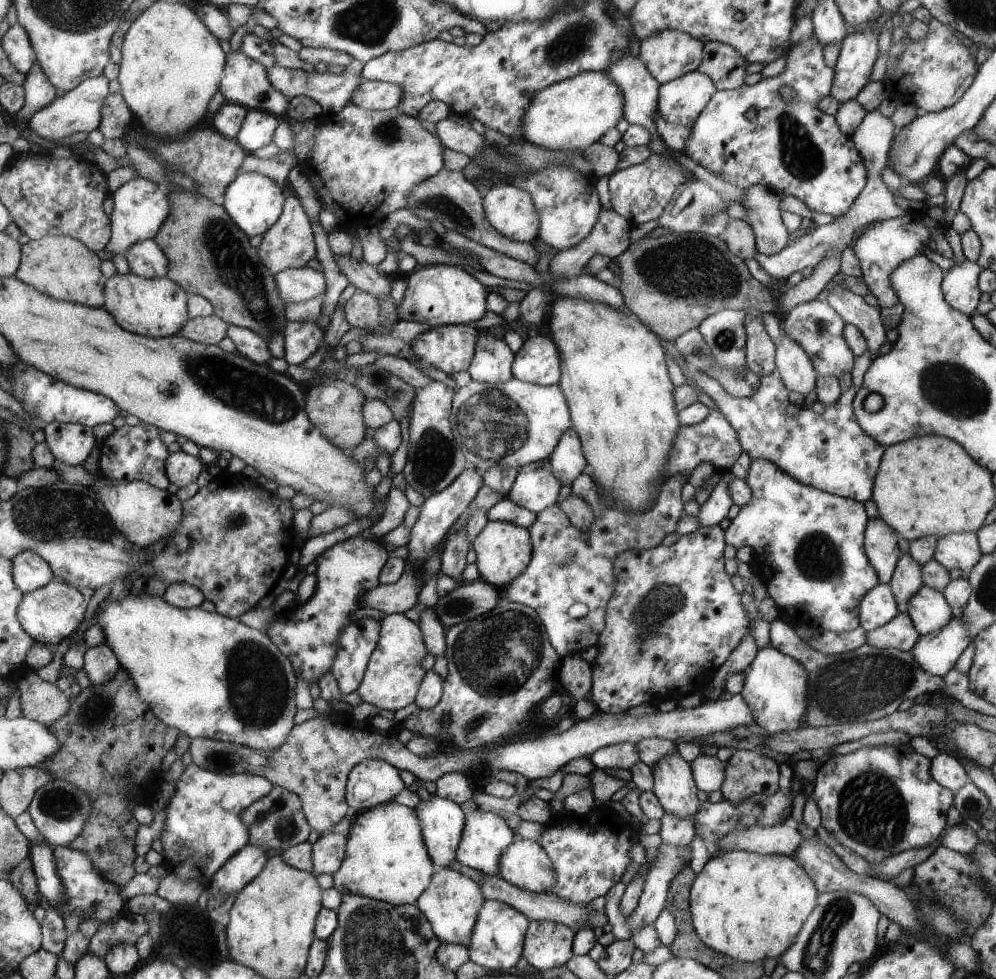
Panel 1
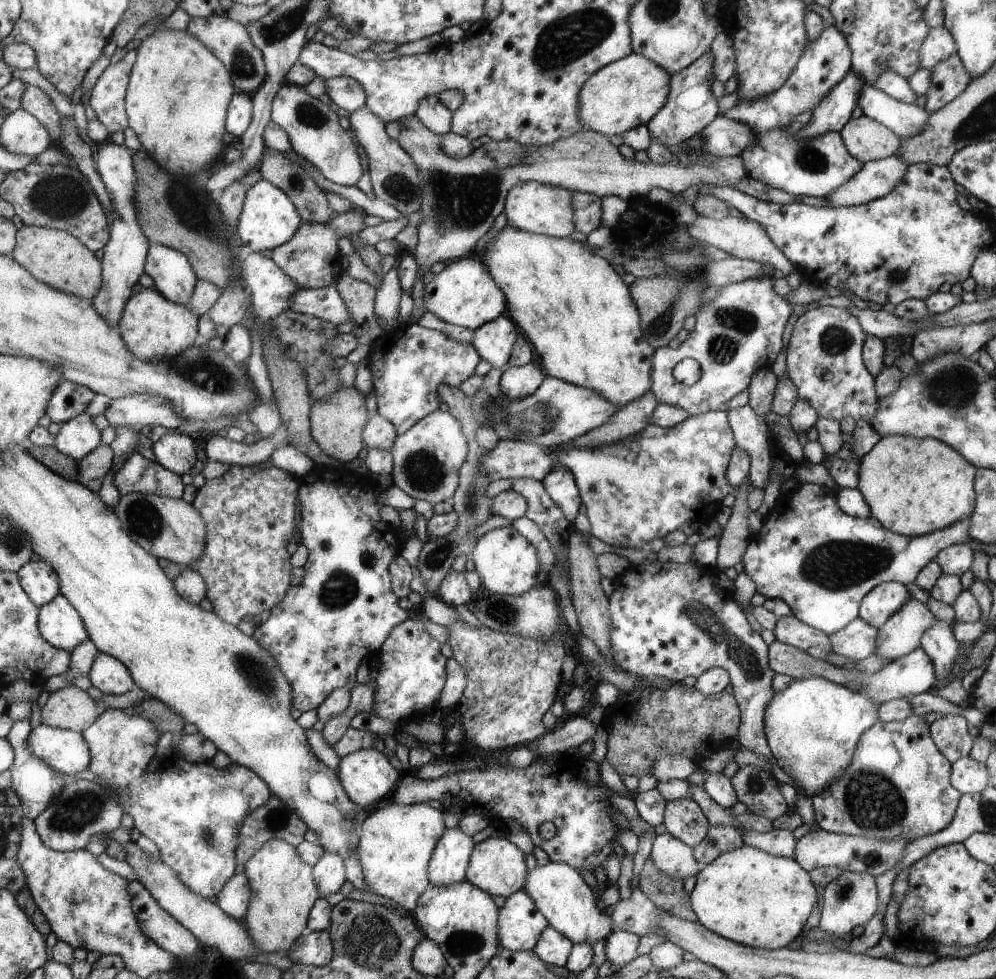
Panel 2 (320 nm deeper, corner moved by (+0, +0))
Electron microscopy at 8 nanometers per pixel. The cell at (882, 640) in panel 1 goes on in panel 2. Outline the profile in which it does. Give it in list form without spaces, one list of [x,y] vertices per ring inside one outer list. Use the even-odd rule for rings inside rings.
[[[857,616],[842,629],[828,635],[831,651],[853,660],[867,658],[877,648],[877,632],[878,629]]]

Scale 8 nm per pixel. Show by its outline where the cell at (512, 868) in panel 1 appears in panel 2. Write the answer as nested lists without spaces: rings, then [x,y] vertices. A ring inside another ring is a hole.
[[[549,861],[543,866],[527,873],[525,890],[534,899],[535,906],[546,917],[547,922],[561,934],[566,935],[571,942],[589,943],[591,946],[597,940],[604,939],[613,930],[613,922],[607,912],[595,910],[597,900],[593,889],[589,888],[579,871],[563,863]]]

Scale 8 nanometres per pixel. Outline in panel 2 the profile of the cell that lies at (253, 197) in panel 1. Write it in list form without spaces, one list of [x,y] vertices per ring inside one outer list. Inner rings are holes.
[[[265,178],[255,183],[246,194],[243,214],[239,219],[238,233],[248,252],[275,250],[289,242],[298,232],[304,220],[290,195]]]

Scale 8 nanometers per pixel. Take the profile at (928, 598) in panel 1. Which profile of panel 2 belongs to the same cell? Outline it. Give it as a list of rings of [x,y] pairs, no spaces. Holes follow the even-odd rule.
[[[935,619],[920,638],[920,647],[926,655],[934,662],[935,681],[943,681],[952,671],[960,644],[955,641],[951,626]]]

